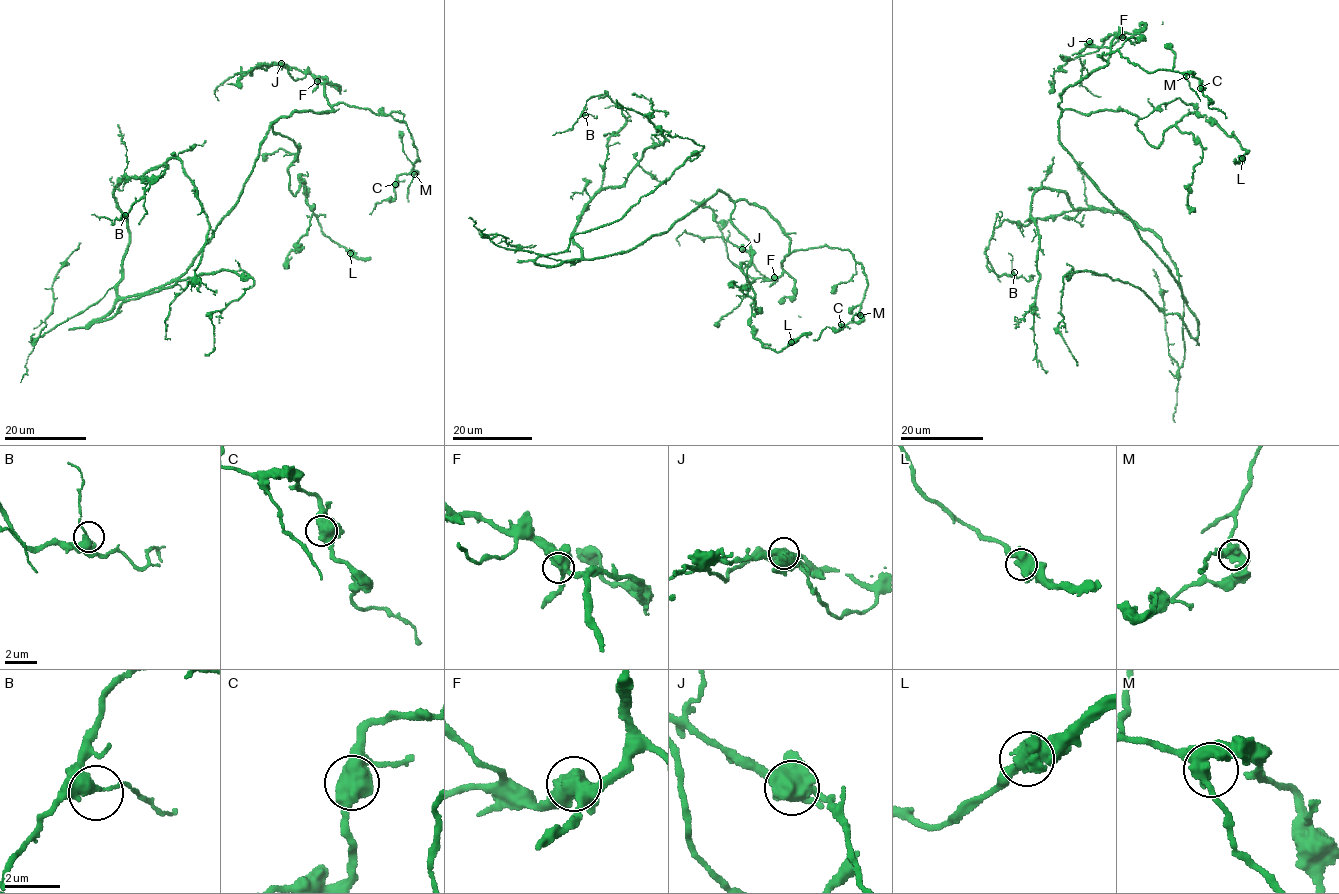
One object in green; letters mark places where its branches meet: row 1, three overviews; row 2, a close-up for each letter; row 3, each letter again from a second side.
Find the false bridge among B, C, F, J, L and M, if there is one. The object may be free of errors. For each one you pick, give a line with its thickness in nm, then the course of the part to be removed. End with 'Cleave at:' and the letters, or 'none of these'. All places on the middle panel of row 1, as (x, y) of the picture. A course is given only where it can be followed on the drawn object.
J: calibre 550 nm; course (742, 249), (721, 237), (700, 237), (685, 232), (676, 239), (679, 246)
Cleave at: J

